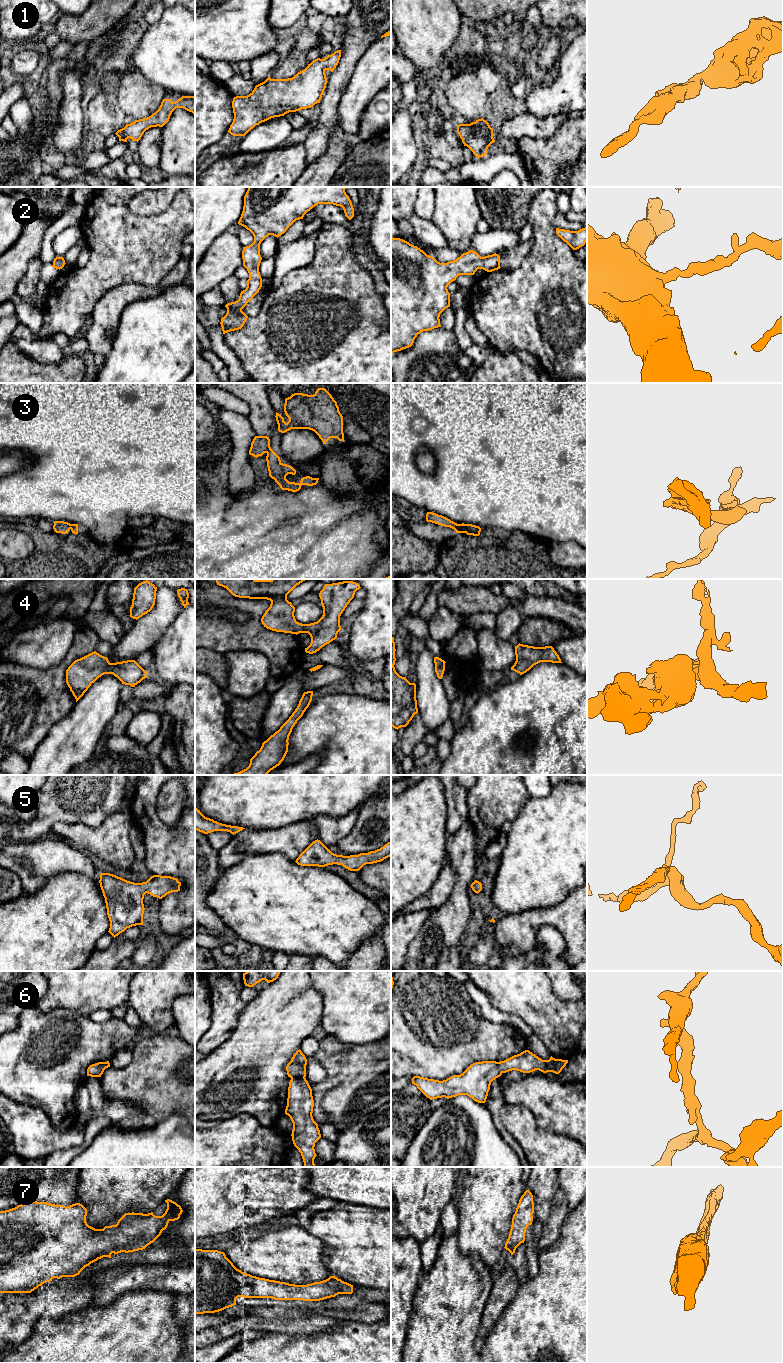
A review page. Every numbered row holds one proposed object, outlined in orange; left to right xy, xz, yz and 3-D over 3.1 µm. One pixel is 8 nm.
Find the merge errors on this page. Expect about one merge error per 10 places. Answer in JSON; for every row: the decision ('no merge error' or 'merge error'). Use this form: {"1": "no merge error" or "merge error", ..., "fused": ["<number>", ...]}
{"1": "no merge error", "2": "no merge error", "3": "merge error", "4": "no merge error", "5": "no merge error", "6": "no merge error", "7": "no merge error", "fused": ["3"]}

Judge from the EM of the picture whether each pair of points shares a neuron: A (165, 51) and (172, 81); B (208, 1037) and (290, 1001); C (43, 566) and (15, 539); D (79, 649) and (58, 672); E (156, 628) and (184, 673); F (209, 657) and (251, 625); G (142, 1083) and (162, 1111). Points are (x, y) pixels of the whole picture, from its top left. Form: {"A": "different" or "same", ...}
{"A": "same", "B": "different", "C": "different", "D": "same", "E": "different", "F": "different", "G": "same"}

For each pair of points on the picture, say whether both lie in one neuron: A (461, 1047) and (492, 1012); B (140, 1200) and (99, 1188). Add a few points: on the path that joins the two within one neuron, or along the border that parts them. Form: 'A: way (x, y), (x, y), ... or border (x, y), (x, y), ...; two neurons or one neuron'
A: border (472, 1000), (486, 1019), (509, 1025); two neurons
B: way (130, 1190), (128, 1188), (109, 1188); one neuron

